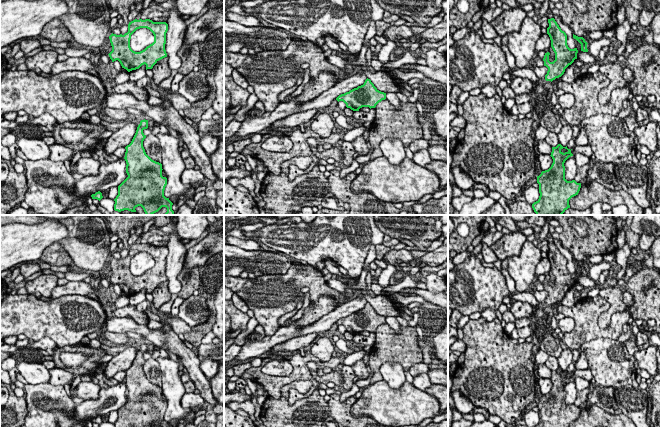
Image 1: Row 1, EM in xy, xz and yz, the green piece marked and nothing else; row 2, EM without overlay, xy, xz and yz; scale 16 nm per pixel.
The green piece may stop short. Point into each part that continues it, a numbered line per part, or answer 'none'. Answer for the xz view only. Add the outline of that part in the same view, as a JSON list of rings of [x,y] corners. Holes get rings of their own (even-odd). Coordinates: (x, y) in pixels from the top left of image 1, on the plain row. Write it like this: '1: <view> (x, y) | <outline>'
none

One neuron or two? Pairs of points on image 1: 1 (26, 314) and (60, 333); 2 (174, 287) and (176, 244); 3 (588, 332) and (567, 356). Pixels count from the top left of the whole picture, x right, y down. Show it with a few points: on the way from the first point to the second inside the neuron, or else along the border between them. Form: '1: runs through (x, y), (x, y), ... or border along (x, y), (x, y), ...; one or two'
1: runs through (34, 316), (37, 319), (46, 319), (52, 325); one
2: runs through (173, 276), (176, 255); one
3: border along (567, 347), (571, 350); two

